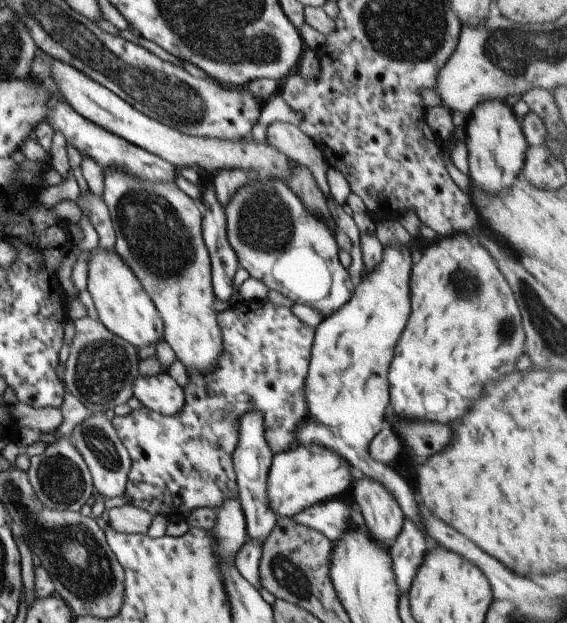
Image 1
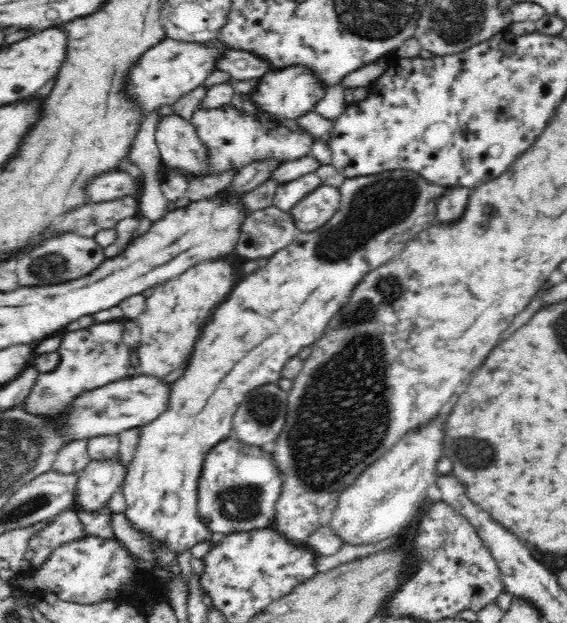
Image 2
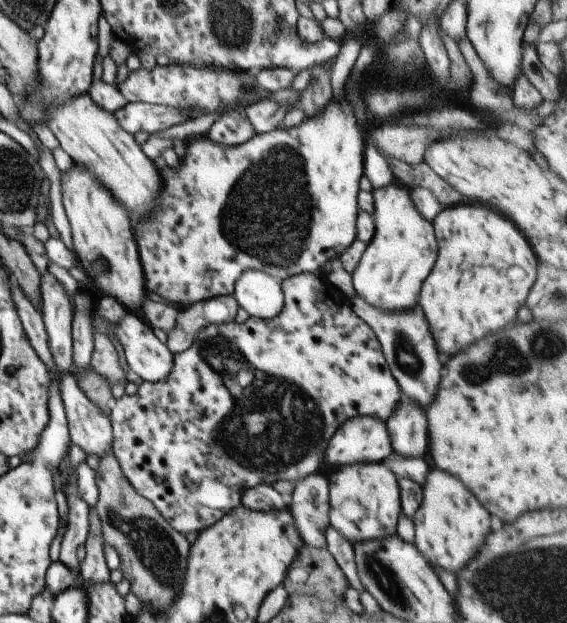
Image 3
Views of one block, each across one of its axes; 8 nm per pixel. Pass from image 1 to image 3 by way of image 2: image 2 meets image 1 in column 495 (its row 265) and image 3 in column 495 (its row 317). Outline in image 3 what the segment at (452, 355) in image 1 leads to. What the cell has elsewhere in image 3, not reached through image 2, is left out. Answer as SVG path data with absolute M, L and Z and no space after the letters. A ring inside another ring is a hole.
M461 202L441 209L431 220L437 240L437 260L421 286L419 308L425 316L429 334L433 336L437 354L455 354L467 344L497 332L517 318L517 308L525 302L527 292L535 280L535 256L517 228L491 208L471 202Z

